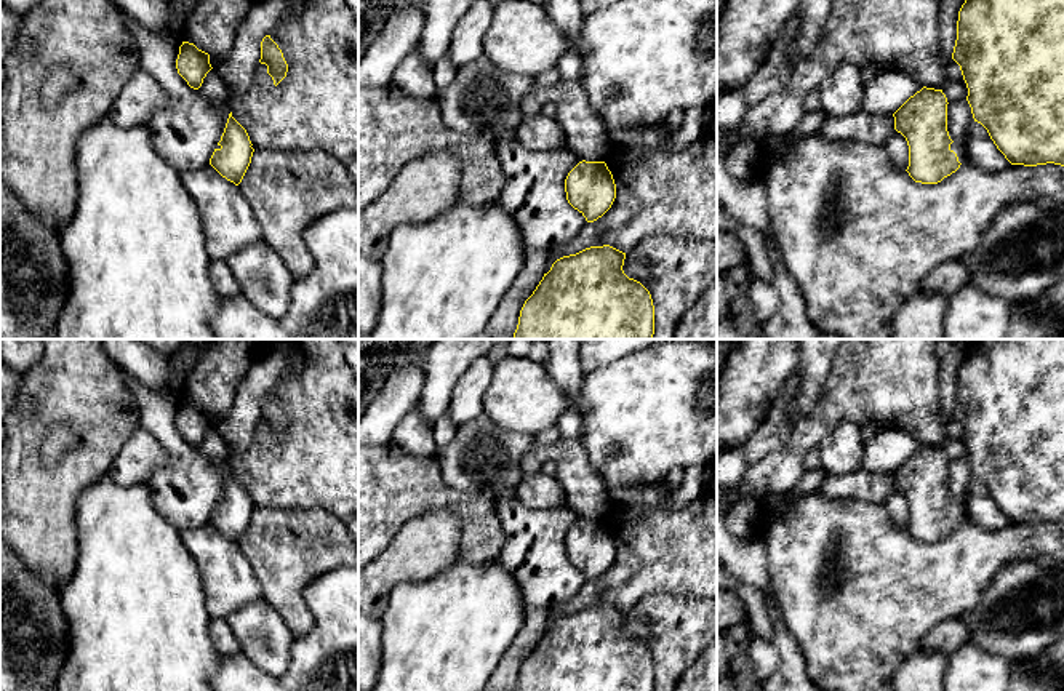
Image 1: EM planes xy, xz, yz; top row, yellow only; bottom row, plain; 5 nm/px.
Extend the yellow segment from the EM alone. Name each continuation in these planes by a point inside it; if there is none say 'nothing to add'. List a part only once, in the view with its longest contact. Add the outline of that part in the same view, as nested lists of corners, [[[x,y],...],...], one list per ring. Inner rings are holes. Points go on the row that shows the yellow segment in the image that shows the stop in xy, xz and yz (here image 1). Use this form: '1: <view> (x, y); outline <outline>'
1: yz (960, 151); outline [[[952,142],[950,150],[957,154],[960,163],[965,163],[968,160],[966,150],[960,144]]]

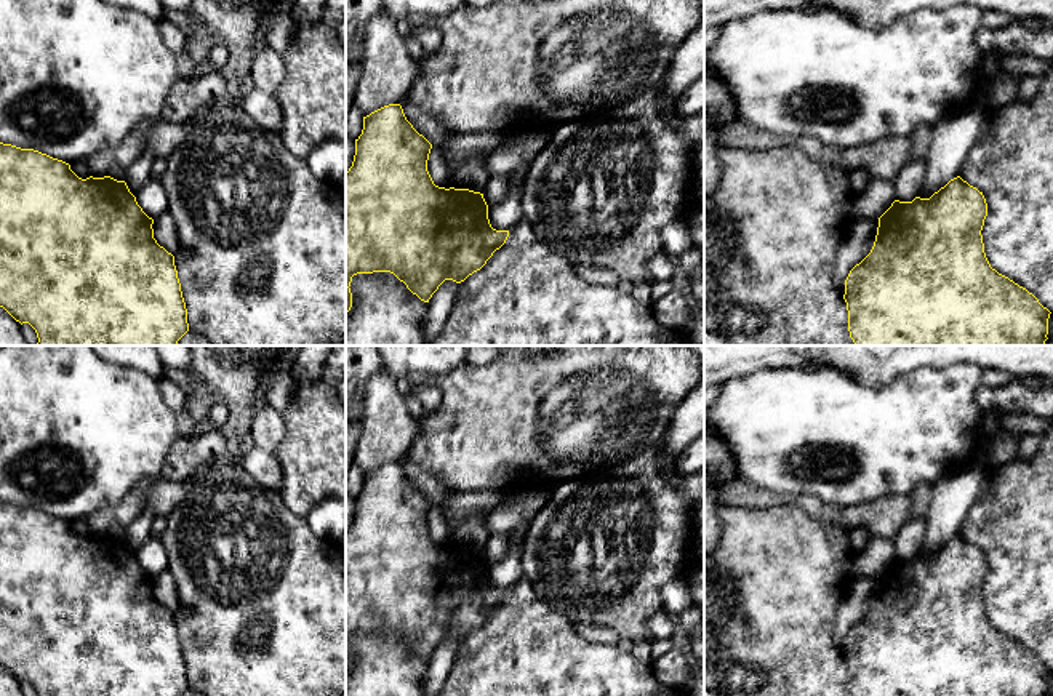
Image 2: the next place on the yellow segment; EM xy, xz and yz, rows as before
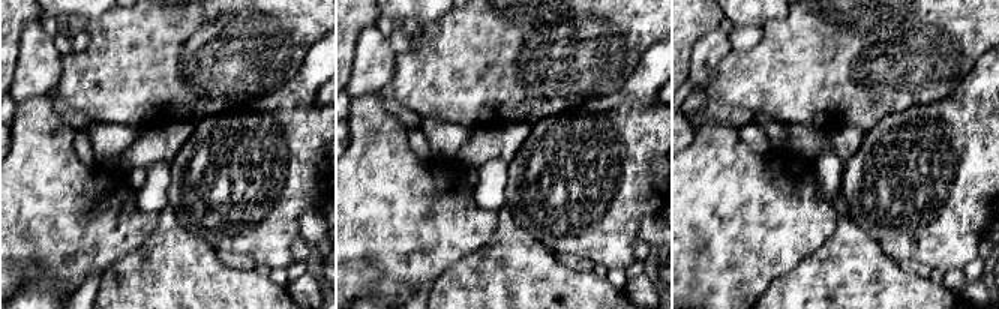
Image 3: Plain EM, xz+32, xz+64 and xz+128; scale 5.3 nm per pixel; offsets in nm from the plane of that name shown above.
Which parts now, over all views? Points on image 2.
nothing to add

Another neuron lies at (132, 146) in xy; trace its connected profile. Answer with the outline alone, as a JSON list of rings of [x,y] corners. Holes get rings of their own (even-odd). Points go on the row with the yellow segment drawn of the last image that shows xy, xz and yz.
[[[142,122],[138,125],[117,147],[101,150],[86,160],[90,174],[93,178],[104,178],[112,165],[128,168],[141,154],[144,154],[144,142],[154,122]]]

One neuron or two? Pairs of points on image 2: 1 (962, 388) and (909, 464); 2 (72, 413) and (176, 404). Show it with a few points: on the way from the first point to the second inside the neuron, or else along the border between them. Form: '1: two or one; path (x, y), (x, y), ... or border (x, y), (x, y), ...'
1: one; path (943, 407), (914, 436), (914, 445)
2: two; border (156, 380), (162, 400), (176, 413)

